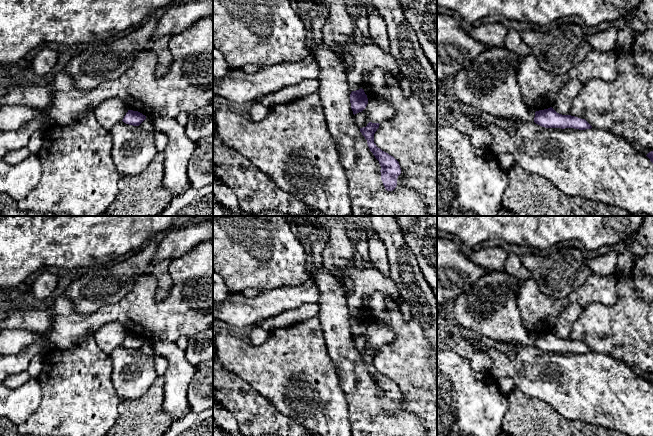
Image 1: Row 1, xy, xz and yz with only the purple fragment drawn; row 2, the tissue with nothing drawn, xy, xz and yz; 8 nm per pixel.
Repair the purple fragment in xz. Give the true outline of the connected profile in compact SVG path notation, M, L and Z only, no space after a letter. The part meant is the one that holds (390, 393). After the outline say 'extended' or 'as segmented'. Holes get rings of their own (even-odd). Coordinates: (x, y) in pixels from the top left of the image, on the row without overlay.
M369 346L360 356L367 364L368 371L381 390L381 404L387 415L393 415L397 410L397 402L401 398L399 386L388 377L382 375L374 367L374 358L379 352L379 347Z; as segmented

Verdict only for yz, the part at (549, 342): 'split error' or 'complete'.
complete

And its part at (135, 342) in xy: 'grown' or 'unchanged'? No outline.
unchanged

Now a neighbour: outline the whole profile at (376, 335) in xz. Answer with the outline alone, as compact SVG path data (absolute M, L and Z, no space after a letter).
M378 323L368 325L366 332L354 339L359 352L366 351L369 346L382 347L394 339L394 331L390 326Z

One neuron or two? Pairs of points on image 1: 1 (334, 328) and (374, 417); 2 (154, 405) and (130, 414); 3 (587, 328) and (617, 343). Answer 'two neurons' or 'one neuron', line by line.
1: one neuron
2: one neuron
3: one neuron

